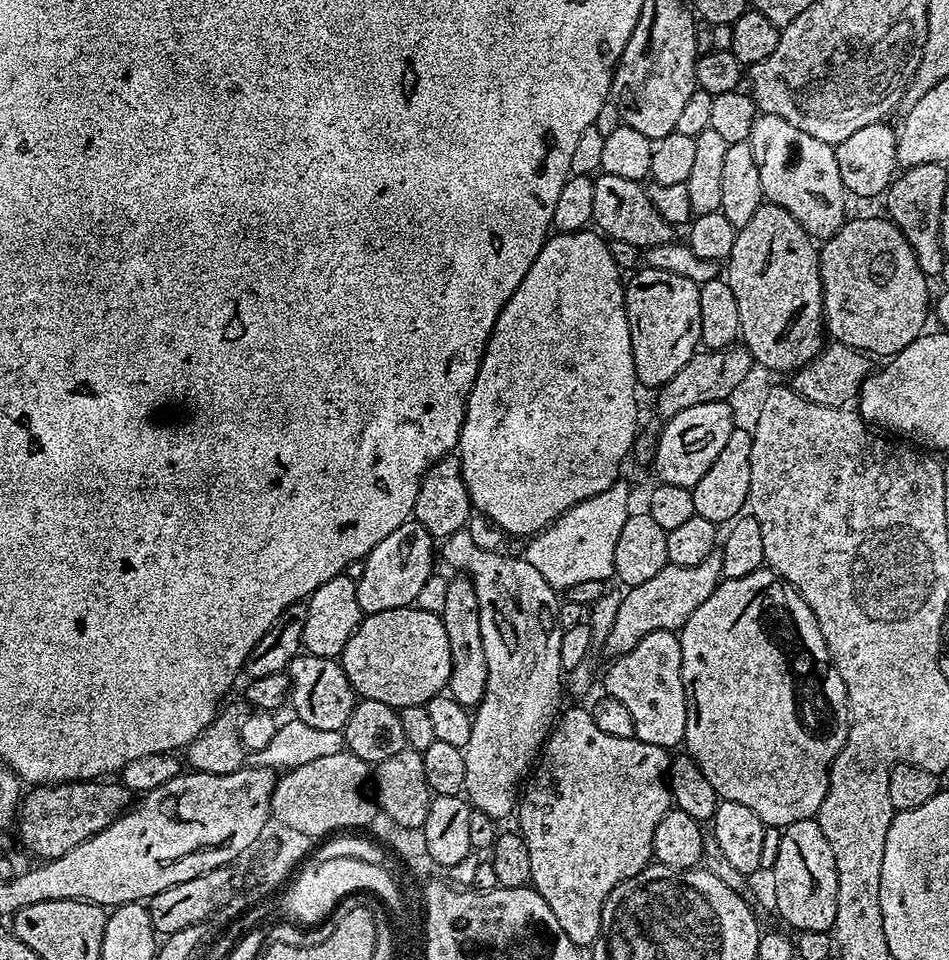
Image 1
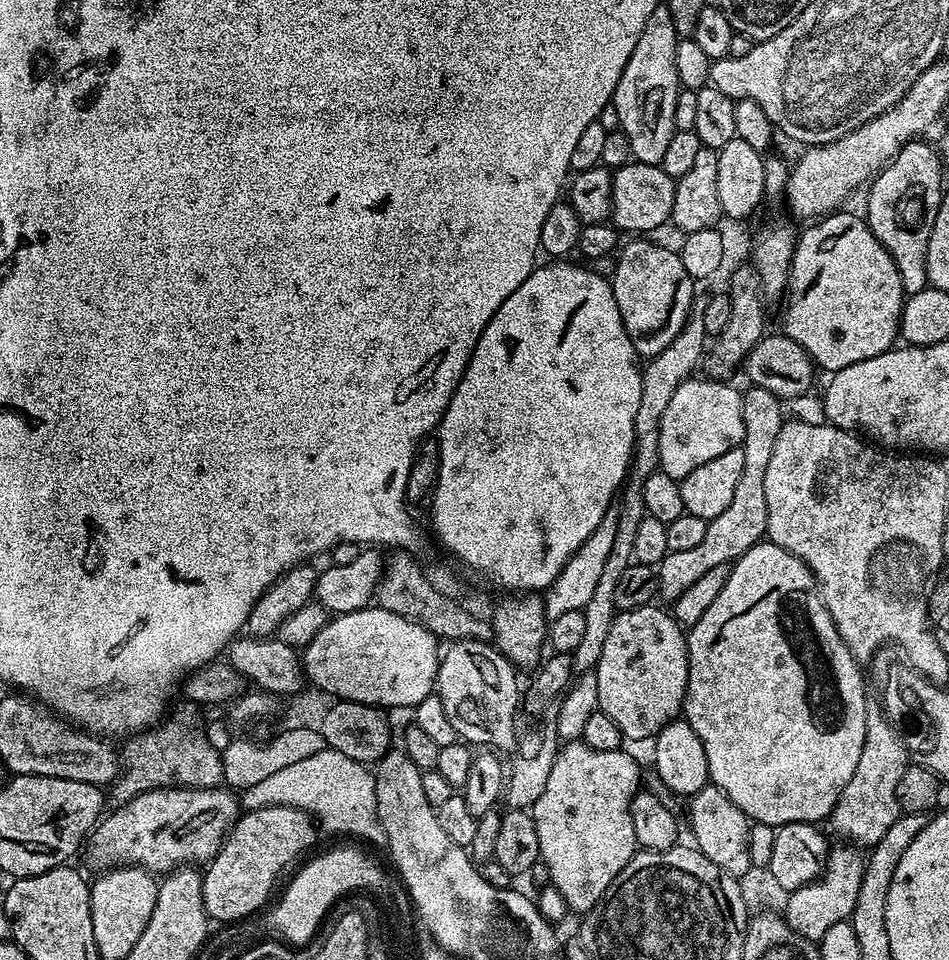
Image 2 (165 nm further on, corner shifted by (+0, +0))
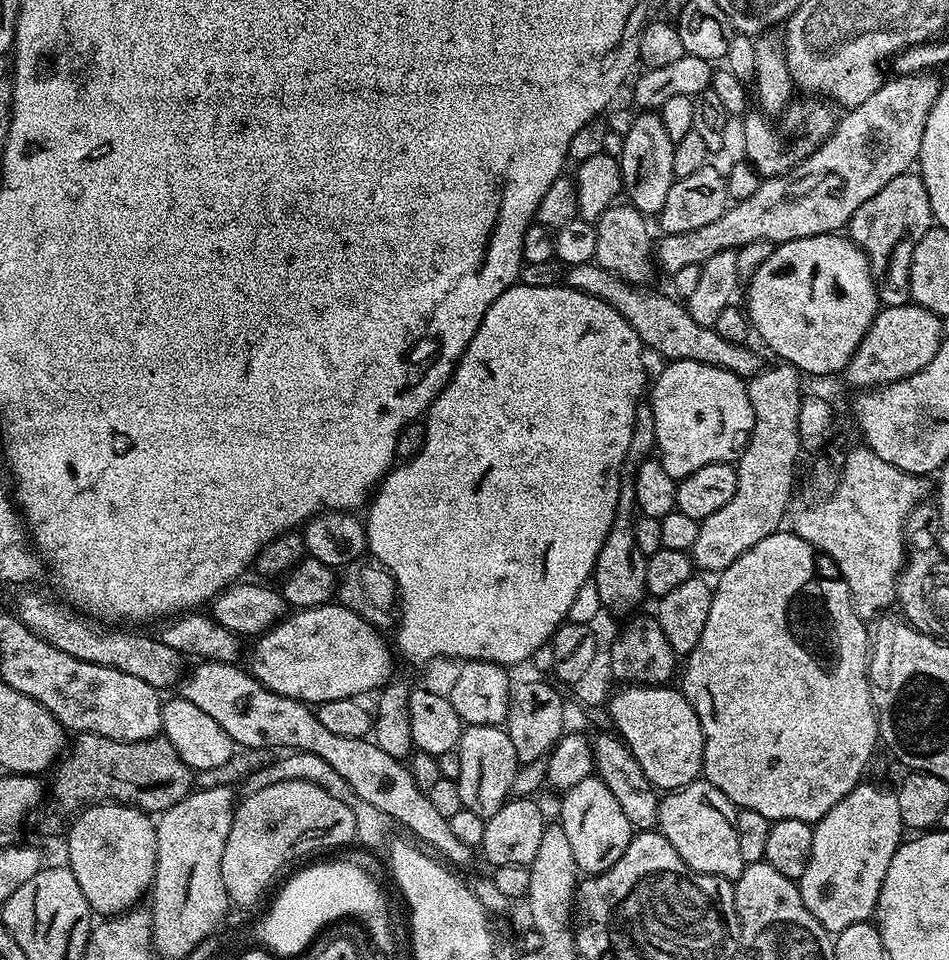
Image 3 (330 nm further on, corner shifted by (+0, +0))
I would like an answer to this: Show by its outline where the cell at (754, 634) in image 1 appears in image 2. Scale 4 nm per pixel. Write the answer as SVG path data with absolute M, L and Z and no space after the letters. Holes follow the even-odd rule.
M771 542L754 545L746 554L732 564L730 578L726 578L726 586L718 590L718 598L710 602L706 614L698 618L696 625L687 629L688 641L688 685L684 695L682 709L683 719L702 738L702 750L706 750L708 778L747 814L749 821L758 824L816 824L820 820L827 821L831 817L834 806L846 790L846 782L854 778L854 770L858 766L858 758L862 758L862 742L866 742L866 726L868 725L868 692L864 689L864 676L860 673L861 665L856 657L850 654L846 642L832 620L830 610L826 610L824 600L820 596L820 588L816 585L814 574L794 554L782 550L782 546Z

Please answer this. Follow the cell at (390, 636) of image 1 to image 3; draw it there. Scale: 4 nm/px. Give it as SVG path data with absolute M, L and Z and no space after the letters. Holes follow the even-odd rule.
M337 602L301 608L279 620L253 643L257 644L252 648L250 671L274 694L303 700L309 706L338 698L360 698L363 692L375 693L393 679L394 652L383 634L379 627Z

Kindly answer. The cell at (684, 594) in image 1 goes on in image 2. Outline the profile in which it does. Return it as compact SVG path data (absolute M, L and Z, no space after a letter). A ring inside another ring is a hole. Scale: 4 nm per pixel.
M749 387L742 395L742 418L744 419L743 449L746 458L742 465L742 478L734 493L734 498L718 518L708 521L706 535L702 542L691 550L668 551L658 566L660 573L661 597L668 596L669 601L677 600L702 574L714 570L714 566L732 564L739 560L746 550L761 543L768 531L768 515L766 514L766 465L770 463L770 454L774 451L774 442L778 442L778 430L786 423L786 415L780 407L779 396L770 394L770 390Z

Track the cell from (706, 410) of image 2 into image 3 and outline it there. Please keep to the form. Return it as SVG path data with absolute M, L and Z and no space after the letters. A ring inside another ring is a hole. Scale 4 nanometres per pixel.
M673 360L663 365L656 385L651 385L656 452L660 464L677 482L694 470L735 461L754 430L754 410L747 383L730 370L706 362Z

